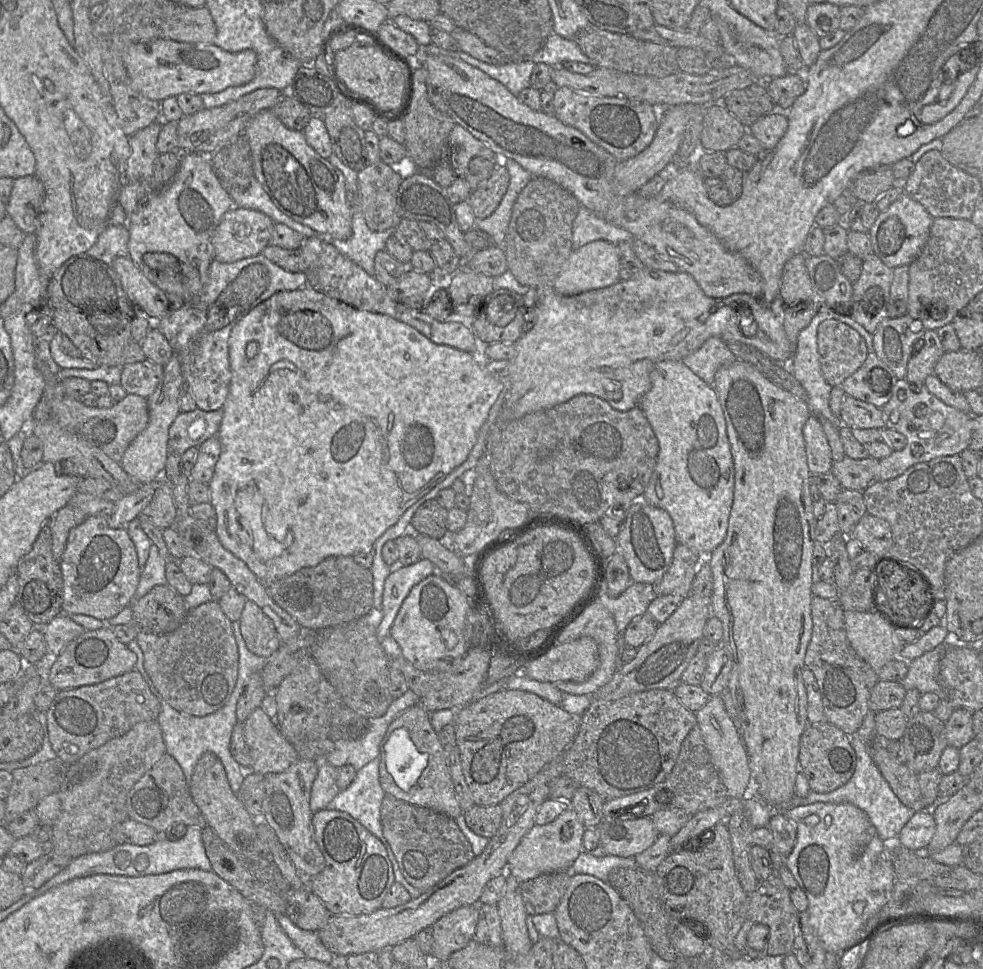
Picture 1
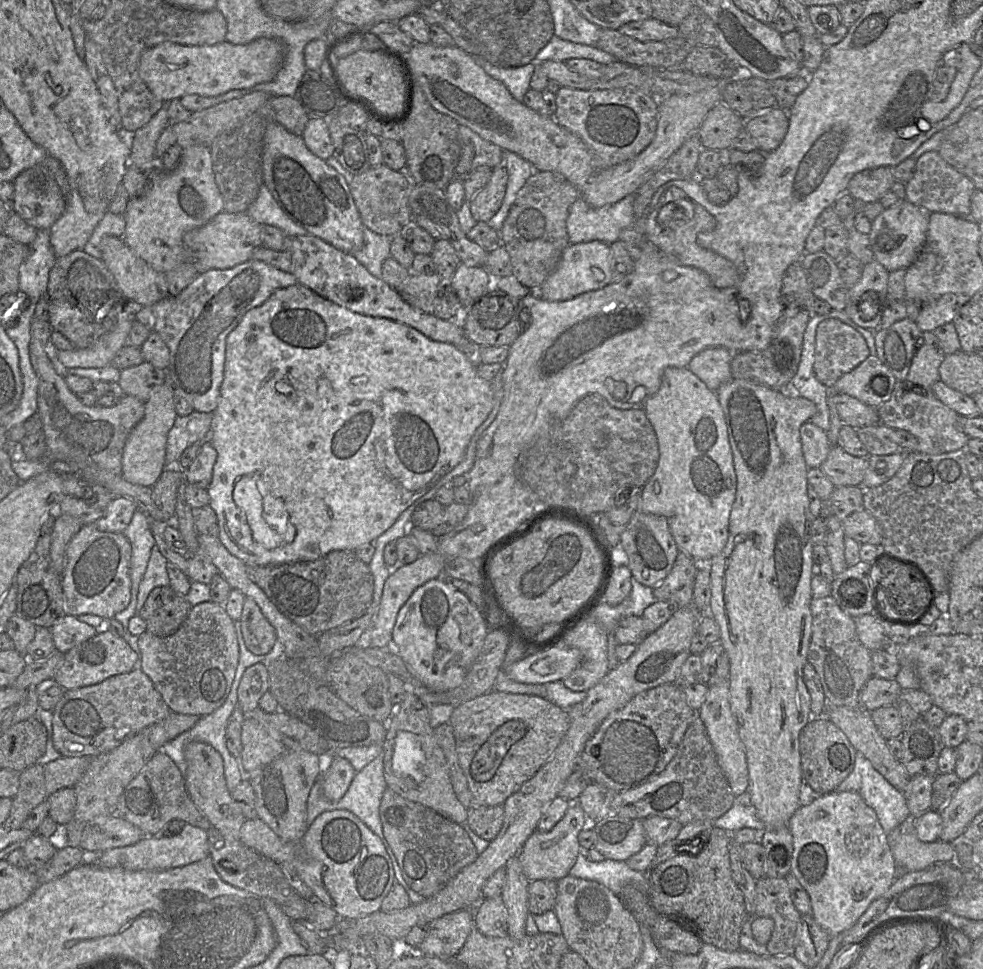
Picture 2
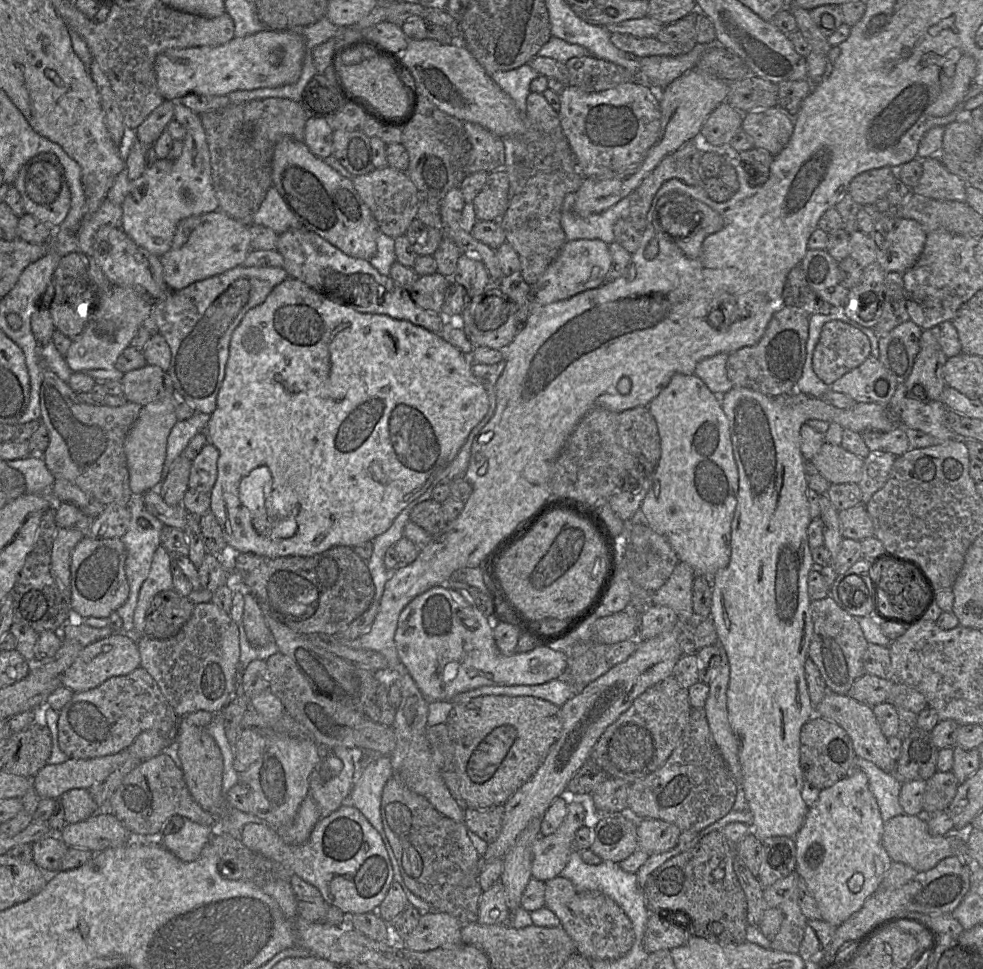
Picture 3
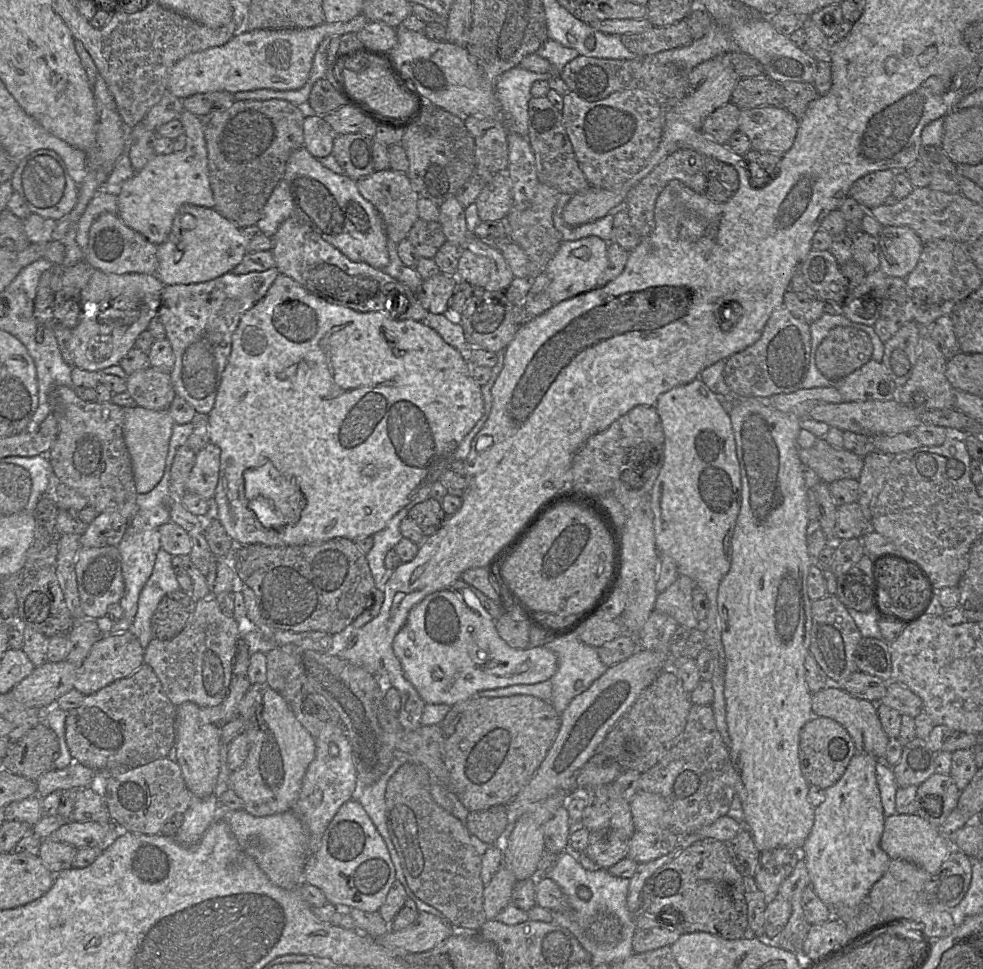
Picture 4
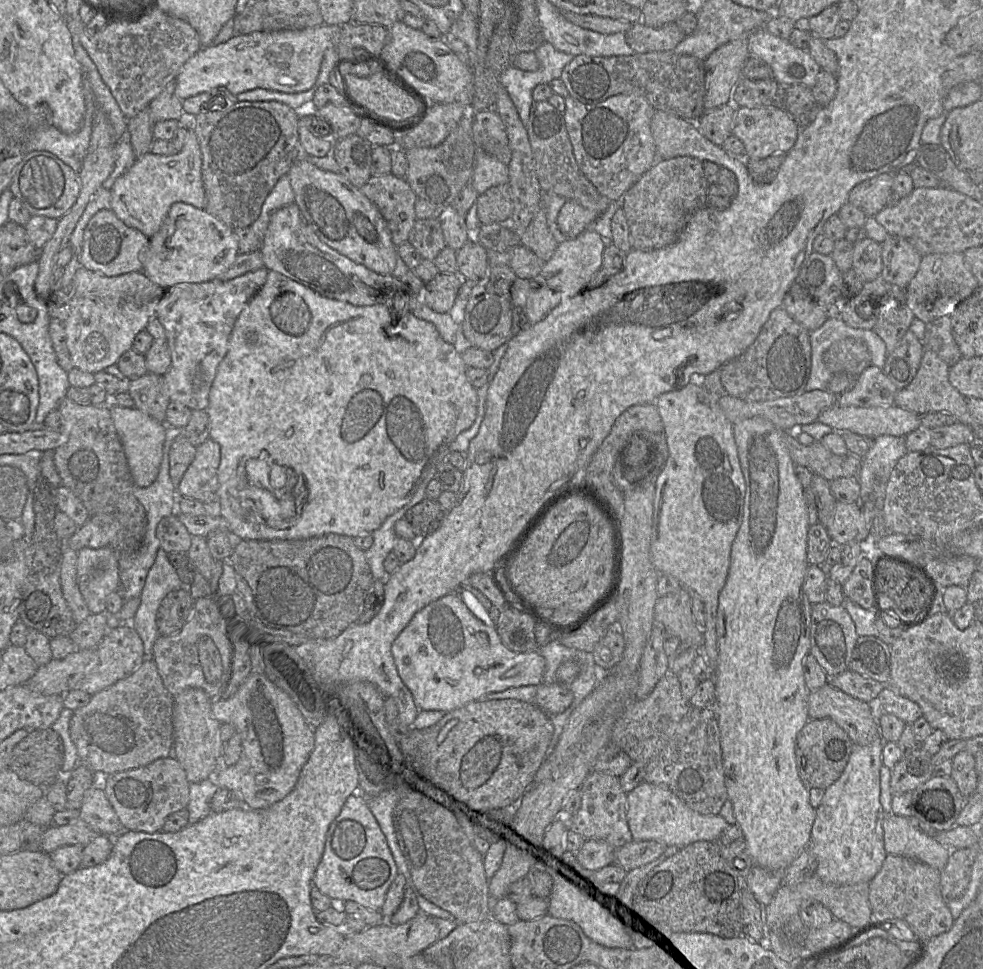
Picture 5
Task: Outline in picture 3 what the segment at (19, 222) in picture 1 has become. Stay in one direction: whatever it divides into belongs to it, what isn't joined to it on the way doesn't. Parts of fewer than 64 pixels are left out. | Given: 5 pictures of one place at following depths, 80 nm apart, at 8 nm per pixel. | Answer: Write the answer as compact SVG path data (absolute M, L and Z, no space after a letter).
M44 152L32 157L20 168L13 186L20 194L25 214L33 215L52 228L60 226L67 217L71 193L64 168L55 154Z

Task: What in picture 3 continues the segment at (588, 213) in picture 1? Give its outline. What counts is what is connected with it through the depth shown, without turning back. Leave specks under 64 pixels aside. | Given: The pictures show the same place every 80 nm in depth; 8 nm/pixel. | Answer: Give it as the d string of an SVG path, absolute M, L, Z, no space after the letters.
M568 193L562 204L562 216L561 216L561 226L565 232L567 241L577 240L577 239L599 239L606 244L611 244L615 241L614 236L614 225L617 220L621 218L629 218L630 214L630 200L629 197L625 197L617 202L615 205L611 206L609 209L593 214L587 217L581 217L577 215L574 211L575 203L575 193Z

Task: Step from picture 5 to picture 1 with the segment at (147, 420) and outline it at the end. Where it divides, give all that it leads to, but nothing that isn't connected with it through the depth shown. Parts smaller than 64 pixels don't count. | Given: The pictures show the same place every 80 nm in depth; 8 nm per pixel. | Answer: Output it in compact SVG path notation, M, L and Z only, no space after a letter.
M173 355L163 367L163 377L156 390L147 398L149 421L146 428L130 443L123 454L121 468L134 482L140 484L157 483L166 465L168 456L168 432L176 417L180 414L179 396L185 385L181 365Z

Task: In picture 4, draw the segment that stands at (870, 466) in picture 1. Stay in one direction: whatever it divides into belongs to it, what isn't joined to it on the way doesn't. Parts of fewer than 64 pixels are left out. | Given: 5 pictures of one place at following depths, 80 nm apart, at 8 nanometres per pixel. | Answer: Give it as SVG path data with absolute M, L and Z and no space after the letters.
M818 438L815 444L808 449L799 448L798 454L802 464L813 469L820 480L827 484L847 478L858 479L864 466L864 457L845 448L834 448L824 438Z

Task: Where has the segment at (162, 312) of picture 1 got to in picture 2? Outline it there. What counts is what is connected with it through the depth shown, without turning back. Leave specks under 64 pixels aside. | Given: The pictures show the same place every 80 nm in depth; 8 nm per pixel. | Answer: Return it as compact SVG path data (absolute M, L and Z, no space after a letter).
M105 236L100 243L102 260L114 276L122 294L131 303L152 307L169 296L165 274L155 271L148 263L138 257L124 242L123 238Z

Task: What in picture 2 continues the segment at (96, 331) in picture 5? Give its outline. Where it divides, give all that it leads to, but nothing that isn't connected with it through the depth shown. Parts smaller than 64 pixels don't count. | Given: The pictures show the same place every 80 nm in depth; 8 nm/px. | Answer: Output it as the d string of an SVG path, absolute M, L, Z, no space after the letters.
M126 301L125 309L118 316L115 326L100 336L90 347L58 350L57 355L61 363L67 369L102 368L112 364L120 349L128 343L137 307L143 306Z

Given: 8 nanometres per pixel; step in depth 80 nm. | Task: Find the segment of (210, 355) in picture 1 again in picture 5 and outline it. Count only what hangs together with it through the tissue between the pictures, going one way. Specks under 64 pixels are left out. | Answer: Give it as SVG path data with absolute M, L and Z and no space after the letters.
M266 268L247 272L234 277L215 277L208 281L179 287L175 290L158 313L158 318L166 332L166 340L171 354L171 366L162 376L164 393L170 402L179 402L189 409L206 410L209 393L217 368L228 352L228 342L234 324L246 303L258 295L267 285L270 272Z

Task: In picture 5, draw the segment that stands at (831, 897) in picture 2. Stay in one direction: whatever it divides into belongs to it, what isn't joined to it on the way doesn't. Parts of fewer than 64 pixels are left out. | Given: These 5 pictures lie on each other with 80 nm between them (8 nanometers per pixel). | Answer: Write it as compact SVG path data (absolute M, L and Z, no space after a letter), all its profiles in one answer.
M880 738L866 746L855 744L843 773L826 788L822 802L816 808L810 845L818 859L816 875L825 883L870 882L888 855L884 848L884 810L880 802L884 742Z

